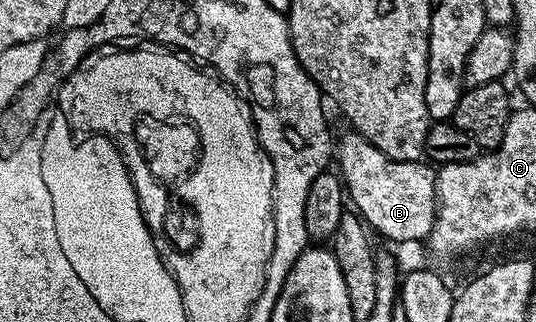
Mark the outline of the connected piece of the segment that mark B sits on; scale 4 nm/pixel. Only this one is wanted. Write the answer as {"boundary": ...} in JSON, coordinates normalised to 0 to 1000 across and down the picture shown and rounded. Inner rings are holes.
{"boundary":[[[647,410],[647,416],[634,419],[632,429],[629,419],[627,516],[629,503],[627,528],[636,550],[644,599],[649,606],[651,637],[655,627],[662,640],[655,643],[700,730],[715,727],[728,752],[780,752],[785,739],[787,748],[800,742],[813,637],[810,609],[812,531],[793,500],[741,503],[716,484],[716,472],[709,472],[709,460],[696,453],[679,422]]]}

